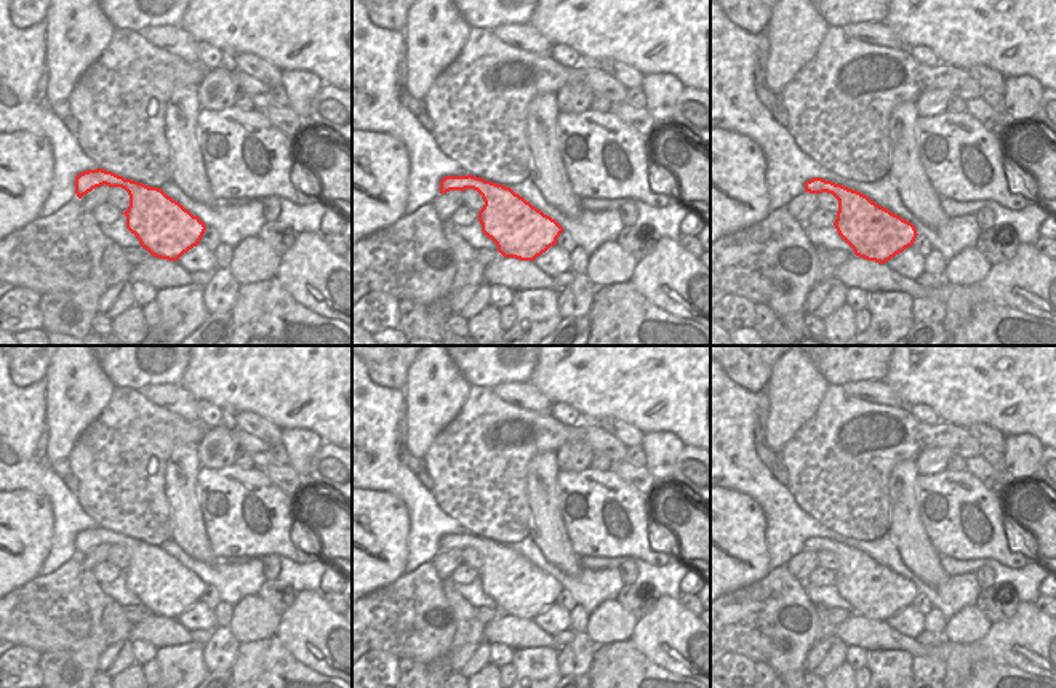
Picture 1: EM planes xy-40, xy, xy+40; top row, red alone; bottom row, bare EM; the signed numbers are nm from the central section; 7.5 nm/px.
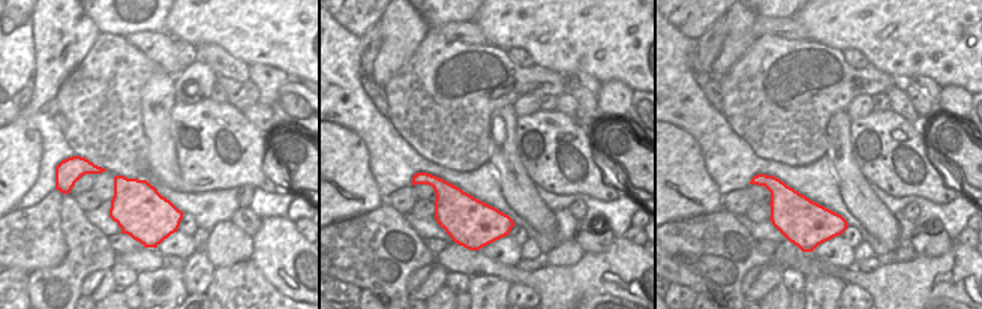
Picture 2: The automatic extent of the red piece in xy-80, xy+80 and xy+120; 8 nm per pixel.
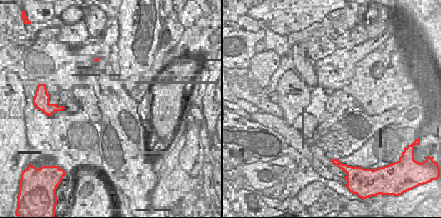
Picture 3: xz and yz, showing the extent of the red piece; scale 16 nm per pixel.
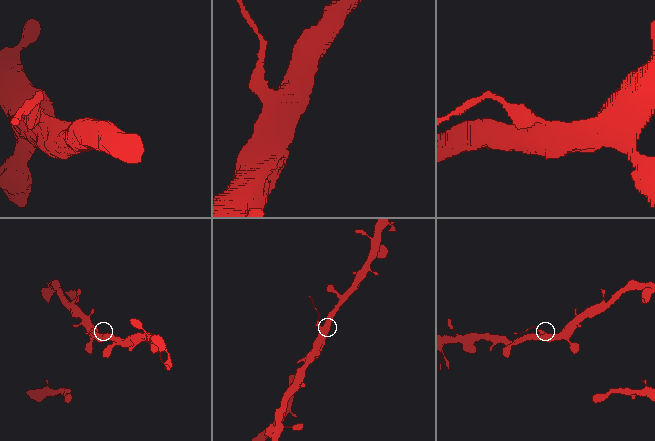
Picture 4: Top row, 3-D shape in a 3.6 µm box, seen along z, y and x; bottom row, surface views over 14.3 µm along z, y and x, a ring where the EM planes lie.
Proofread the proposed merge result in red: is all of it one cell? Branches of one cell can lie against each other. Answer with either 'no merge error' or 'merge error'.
merge error

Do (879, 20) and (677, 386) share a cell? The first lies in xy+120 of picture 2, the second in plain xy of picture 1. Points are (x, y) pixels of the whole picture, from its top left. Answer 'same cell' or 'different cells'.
same cell

